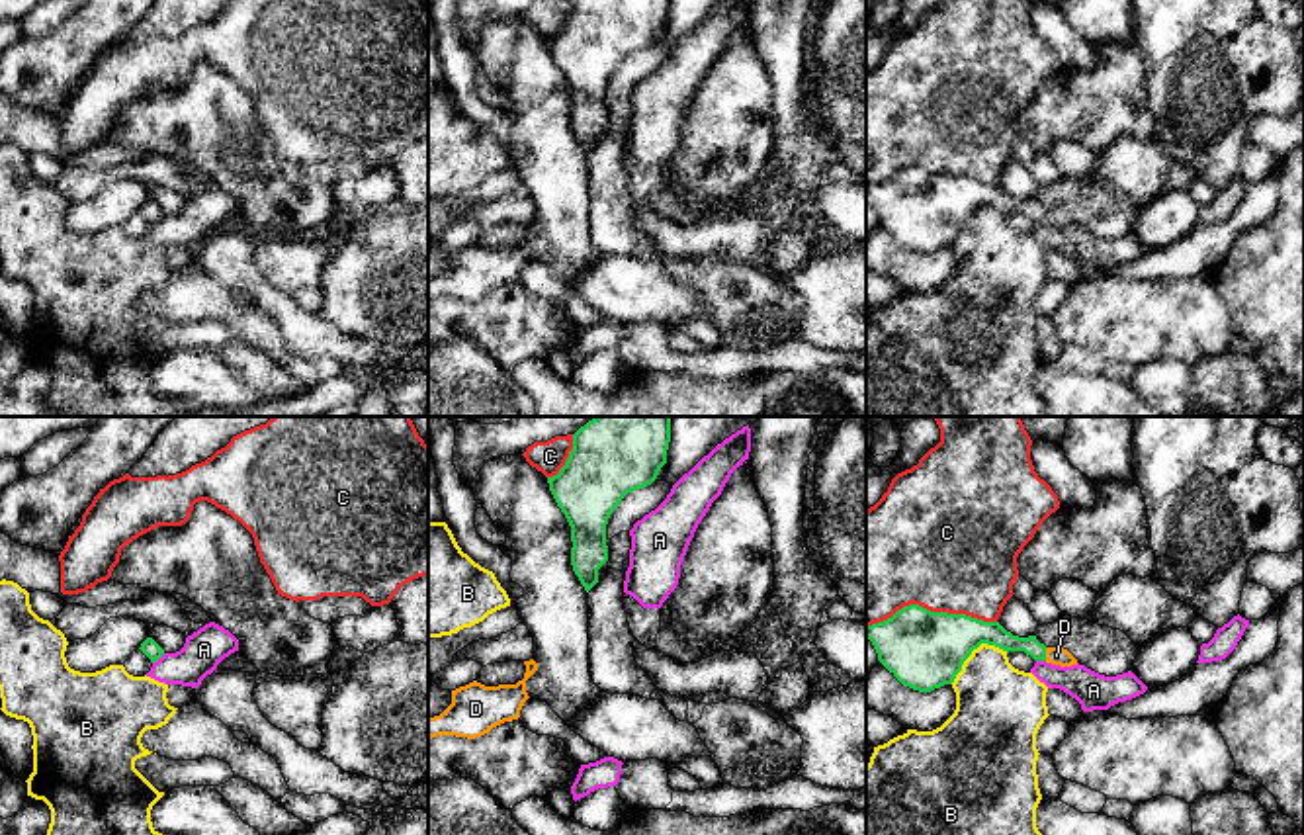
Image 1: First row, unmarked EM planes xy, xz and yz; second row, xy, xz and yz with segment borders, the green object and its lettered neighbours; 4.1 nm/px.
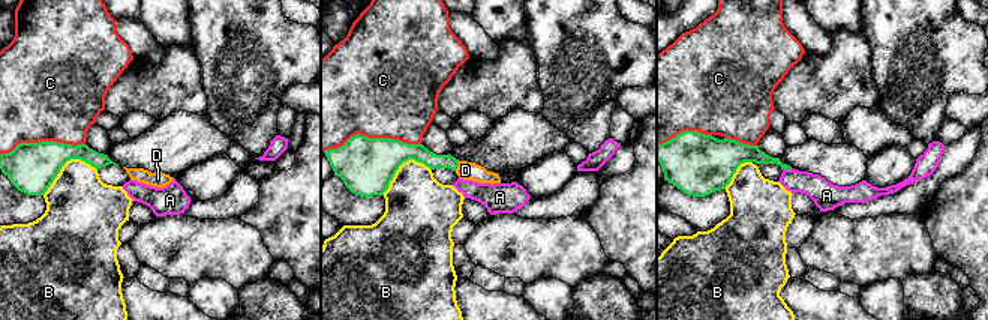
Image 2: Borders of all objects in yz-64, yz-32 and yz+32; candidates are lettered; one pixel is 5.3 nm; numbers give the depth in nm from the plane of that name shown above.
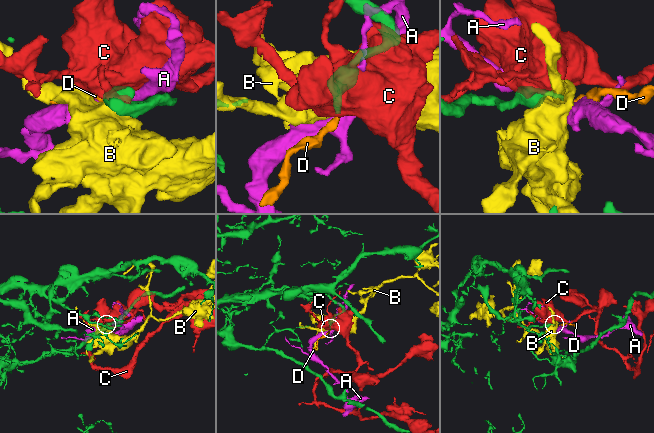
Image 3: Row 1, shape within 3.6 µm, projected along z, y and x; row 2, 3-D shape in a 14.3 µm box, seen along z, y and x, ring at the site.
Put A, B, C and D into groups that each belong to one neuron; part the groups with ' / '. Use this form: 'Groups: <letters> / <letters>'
Groups: A / B / C / D

